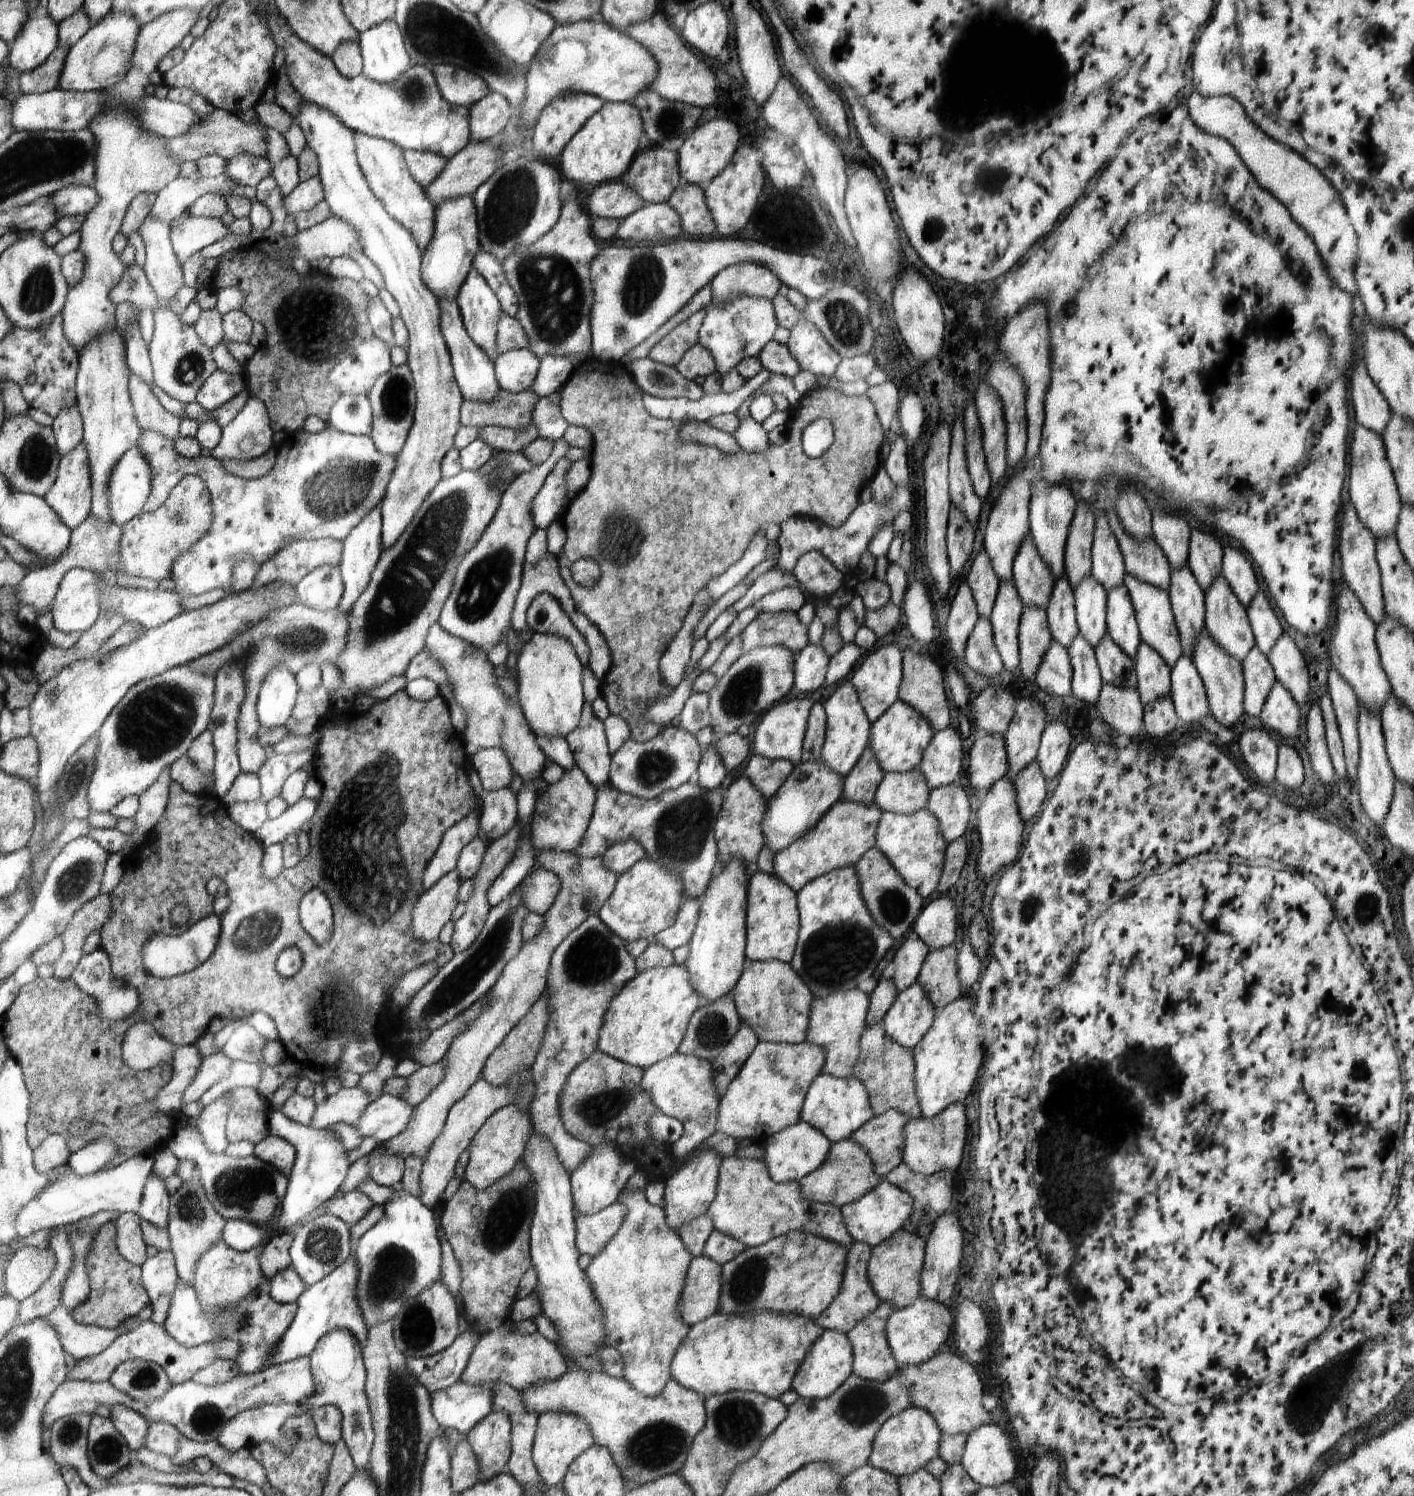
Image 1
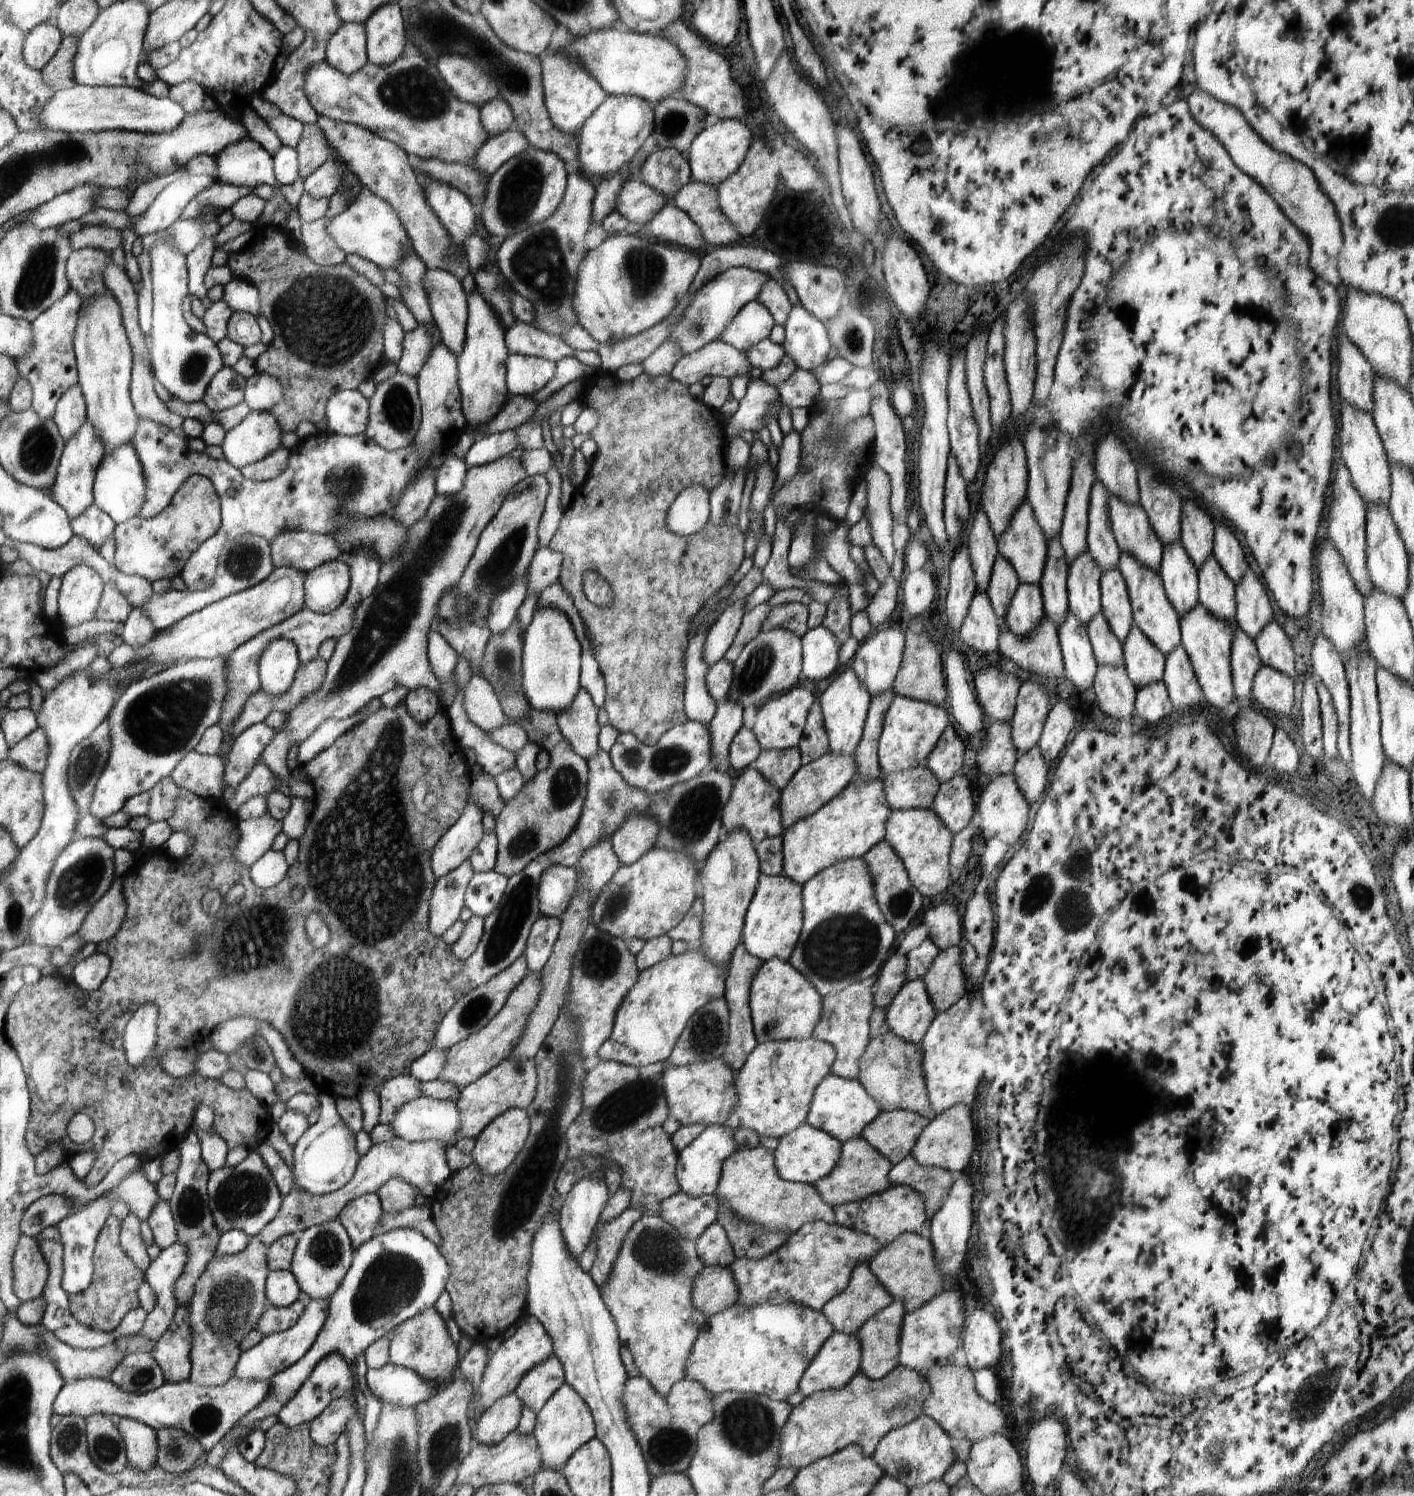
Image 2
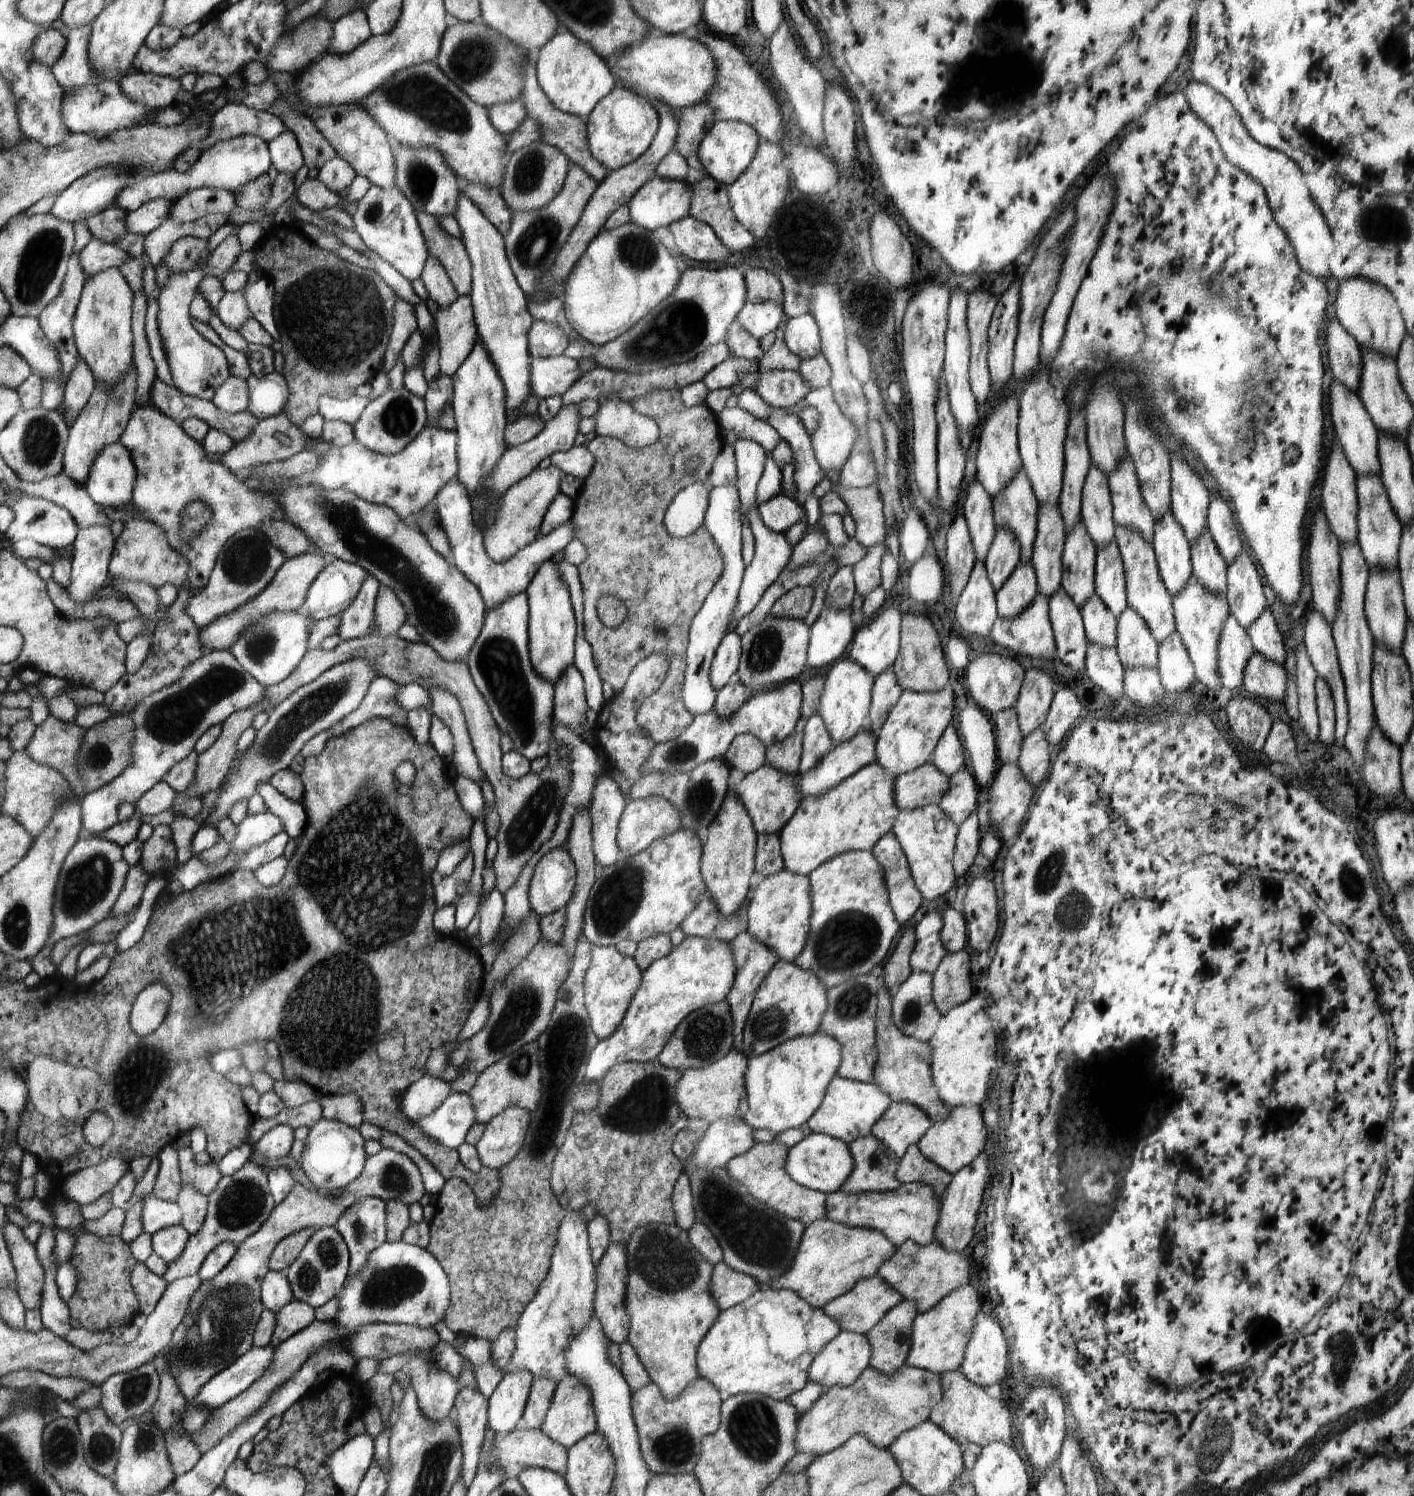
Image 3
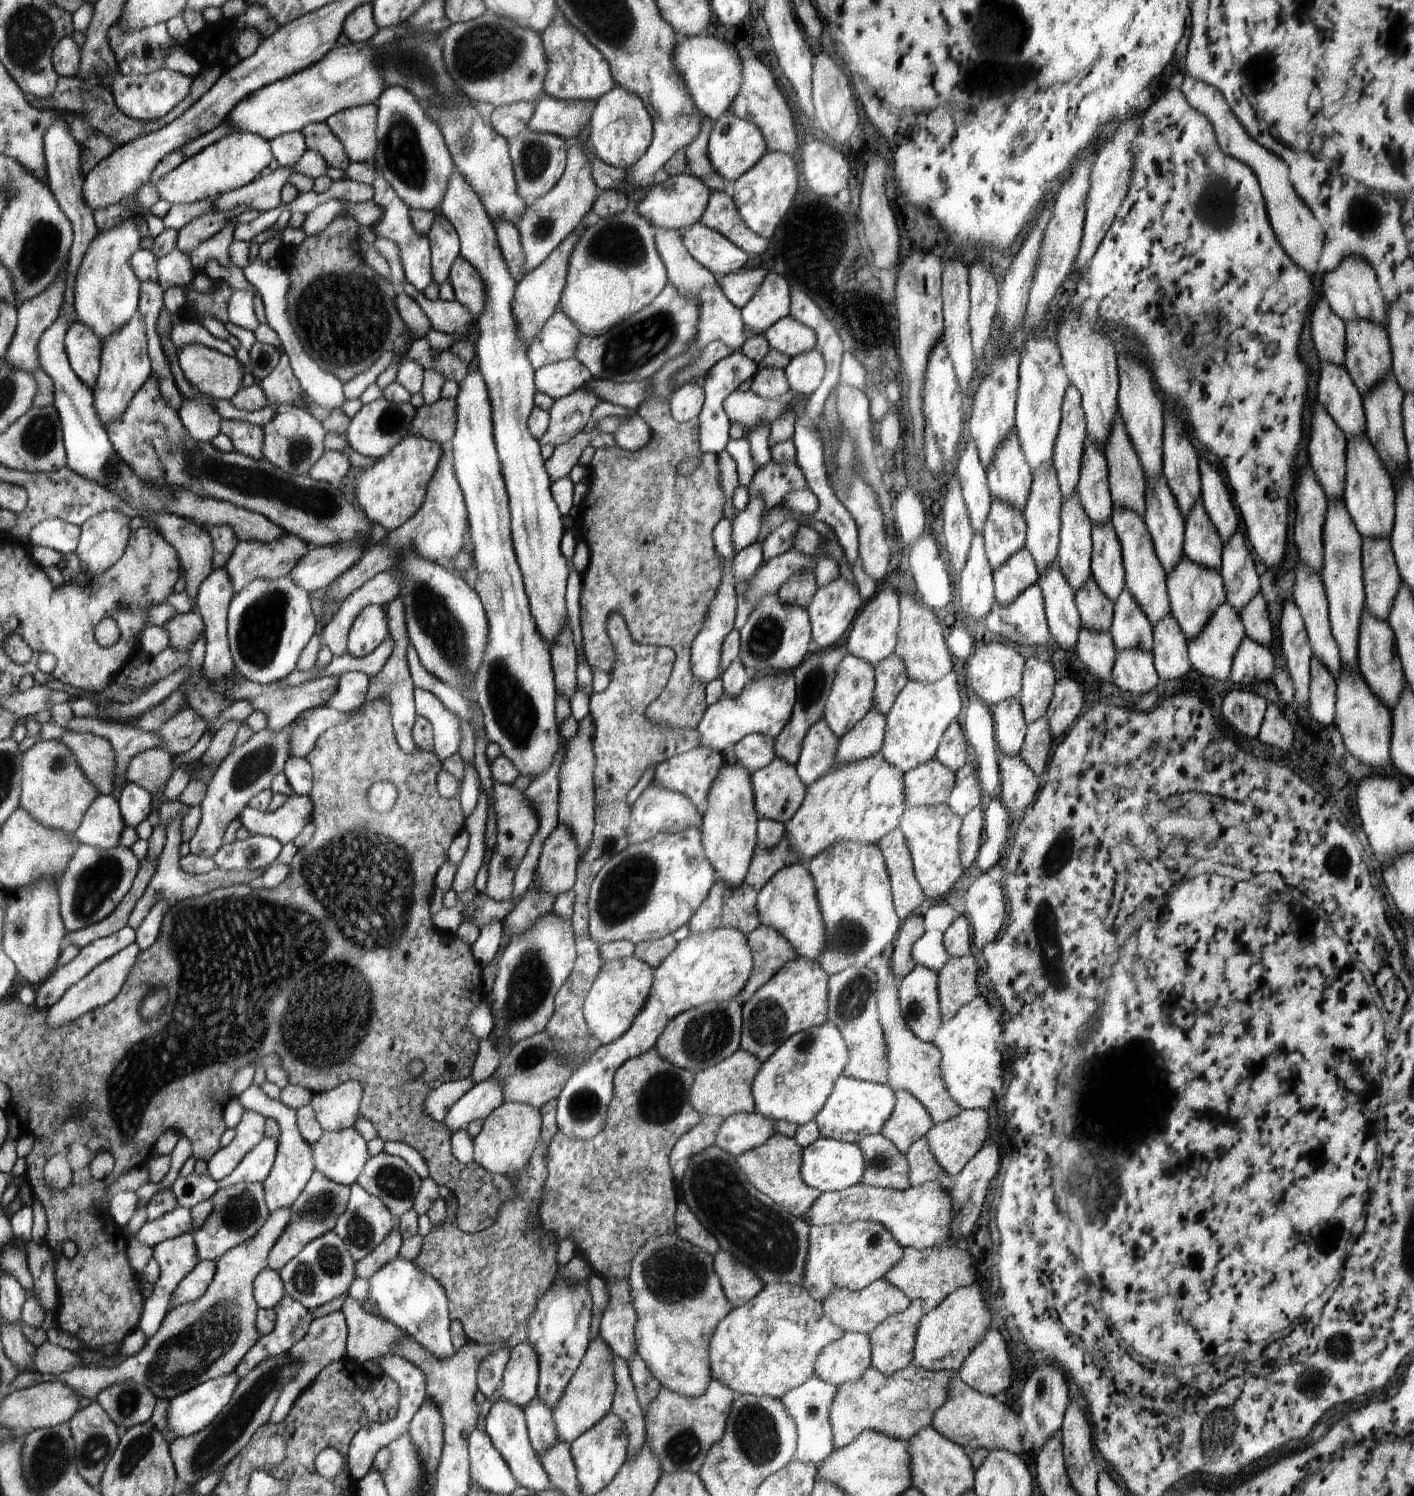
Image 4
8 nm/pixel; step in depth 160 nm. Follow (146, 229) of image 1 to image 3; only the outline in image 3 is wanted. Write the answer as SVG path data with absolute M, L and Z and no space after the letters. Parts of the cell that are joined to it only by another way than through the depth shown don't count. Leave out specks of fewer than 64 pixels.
M237 234L225 238L209 254L209 260L193 271L172 275L164 288L161 288L158 304L158 326L167 361L174 379L176 388L184 394L211 401L214 393L228 380L230 376L229 364L223 350L202 338L192 326L188 308L196 296L199 282L205 276L215 276L221 281L233 270L236 259L240 256L240 241Z

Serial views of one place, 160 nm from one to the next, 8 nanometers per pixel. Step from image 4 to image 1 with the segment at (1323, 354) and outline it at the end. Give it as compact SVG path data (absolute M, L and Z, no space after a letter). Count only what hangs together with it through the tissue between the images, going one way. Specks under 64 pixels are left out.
M1362 359L1354 364L1348 384L1358 424L1381 436L1392 412L1386 398L1370 378Z

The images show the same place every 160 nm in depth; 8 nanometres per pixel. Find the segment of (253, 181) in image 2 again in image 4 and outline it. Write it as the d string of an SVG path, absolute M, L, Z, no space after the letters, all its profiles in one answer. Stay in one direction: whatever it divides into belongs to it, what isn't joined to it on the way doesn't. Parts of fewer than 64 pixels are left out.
M231 132L204 148L198 155L186 159L152 189L156 189L160 199L166 200L170 206L191 204L203 199L214 202L222 194L251 184L270 165L272 159L271 147L264 138L251 133Z

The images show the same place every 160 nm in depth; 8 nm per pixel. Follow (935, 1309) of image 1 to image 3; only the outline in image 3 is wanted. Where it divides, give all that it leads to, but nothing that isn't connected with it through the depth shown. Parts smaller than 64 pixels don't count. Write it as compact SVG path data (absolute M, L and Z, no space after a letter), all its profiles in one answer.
M968 1284L953 1290L933 1309L919 1312L913 1322L913 1344L905 1364L939 1375L960 1369L962 1358L965 1358L964 1348L968 1348L974 1323L981 1312L980 1308L980 1294L974 1285Z

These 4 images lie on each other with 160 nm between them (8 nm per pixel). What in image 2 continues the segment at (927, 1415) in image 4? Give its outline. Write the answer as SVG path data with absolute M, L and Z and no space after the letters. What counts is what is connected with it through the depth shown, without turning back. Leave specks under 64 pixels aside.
M902 1364L881 1379L871 1379L858 1372L844 1389L812 1393L789 1414L781 1432L777 1468L796 1467L800 1470L850 1445L861 1446L864 1453L872 1457L885 1434L926 1415L925 1402L930 1396L932 1386L926 1373Z

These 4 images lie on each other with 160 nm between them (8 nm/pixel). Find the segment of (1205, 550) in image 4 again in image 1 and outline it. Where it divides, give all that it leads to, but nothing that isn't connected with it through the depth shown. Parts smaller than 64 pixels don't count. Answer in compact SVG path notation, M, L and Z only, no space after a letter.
M1220 574L1205 591L1205 627L1210 636L1236 660L1244 660L1255 645L1255 638L1247 617L1247 608L1238 600L1226 579Z

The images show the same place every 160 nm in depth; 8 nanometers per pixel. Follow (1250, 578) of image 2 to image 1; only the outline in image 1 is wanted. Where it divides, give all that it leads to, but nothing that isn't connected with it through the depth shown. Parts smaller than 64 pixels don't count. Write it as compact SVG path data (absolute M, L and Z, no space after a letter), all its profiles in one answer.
M1258 588L1247 606L1247 617L1255 638L1255 645L1267 656L1284 632L1263 589Z

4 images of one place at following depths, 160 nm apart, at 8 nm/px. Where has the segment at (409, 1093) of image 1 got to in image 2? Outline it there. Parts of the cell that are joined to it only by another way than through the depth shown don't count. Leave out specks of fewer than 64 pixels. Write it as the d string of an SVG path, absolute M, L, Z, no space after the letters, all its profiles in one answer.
M529 970L522 982L508 995L508 1000L506 1000L500 1012L494 1018L491 1018L486 1026L468 1036L466 1040L461 1040L446 1050L447 1059L443 1074L438 1079L443 1079L444 1082L453 1082L461 1090L512 1056L517 1042L521 1041L522 1035L525 1033L529 1016L537 1008L544 988L545 983L540 972Z

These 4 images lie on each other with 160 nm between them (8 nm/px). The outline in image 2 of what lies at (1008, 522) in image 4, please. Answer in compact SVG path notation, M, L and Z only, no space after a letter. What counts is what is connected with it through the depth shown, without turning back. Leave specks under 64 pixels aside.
M998 554L994 561L992 576L986 593L1000 622L1002 631L1006 629L1006 609L1020 585L1020 579L1010 561Z

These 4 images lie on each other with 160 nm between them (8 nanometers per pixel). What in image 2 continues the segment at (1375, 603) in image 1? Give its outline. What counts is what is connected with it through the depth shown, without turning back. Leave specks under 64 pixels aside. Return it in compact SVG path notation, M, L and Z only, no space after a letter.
M1342 458L1338 460L1336 474L1331 481L1332 502L1328 507L1328 539L1330 539L1342 556L1346 568L1355 582L1356 588L1363 594L1364 598L1368 597L1373 591L1373 582L1367 571L1366 566L1366 519L1365 505L1362 497L1354 488L1351 481L1351 474L1343 463Z

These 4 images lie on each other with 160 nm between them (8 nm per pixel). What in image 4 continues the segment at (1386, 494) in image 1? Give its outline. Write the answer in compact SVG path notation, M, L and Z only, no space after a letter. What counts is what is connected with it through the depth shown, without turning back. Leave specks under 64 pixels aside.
M1321 362L1318 402L1324 406L1338 429L1342 430L1346 440L1365 433L1366 418L1362 400L1343 365Z

